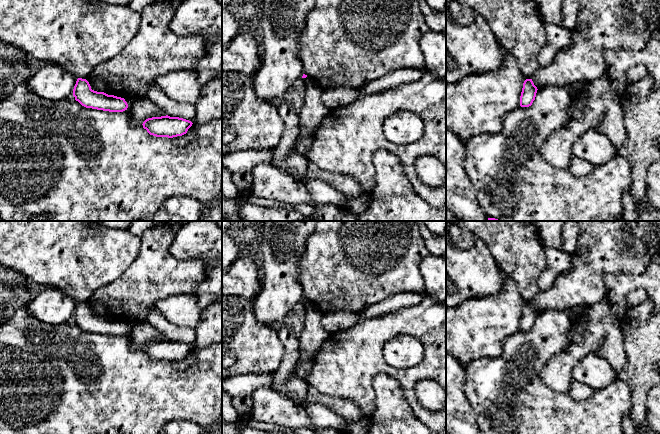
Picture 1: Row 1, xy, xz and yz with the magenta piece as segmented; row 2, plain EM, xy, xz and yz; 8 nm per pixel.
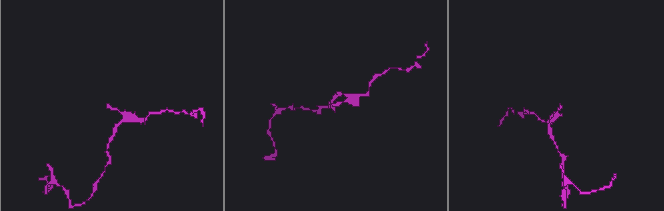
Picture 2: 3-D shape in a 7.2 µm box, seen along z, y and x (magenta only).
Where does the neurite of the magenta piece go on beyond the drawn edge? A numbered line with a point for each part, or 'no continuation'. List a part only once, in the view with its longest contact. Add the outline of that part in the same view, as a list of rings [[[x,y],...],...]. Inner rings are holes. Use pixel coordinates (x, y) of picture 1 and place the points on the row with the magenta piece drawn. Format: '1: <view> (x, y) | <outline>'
no continuation

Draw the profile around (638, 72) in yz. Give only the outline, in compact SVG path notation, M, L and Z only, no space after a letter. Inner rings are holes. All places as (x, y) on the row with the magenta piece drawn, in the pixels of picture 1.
M638 65L629 69L626 73L626 77L631 83L644 78L648 73L649 70L644 65Z

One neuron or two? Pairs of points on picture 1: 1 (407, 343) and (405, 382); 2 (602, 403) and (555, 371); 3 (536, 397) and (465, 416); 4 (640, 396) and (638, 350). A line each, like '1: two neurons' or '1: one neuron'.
1: two neurons
2: two neurons
3: two neurons
4: one neuron

